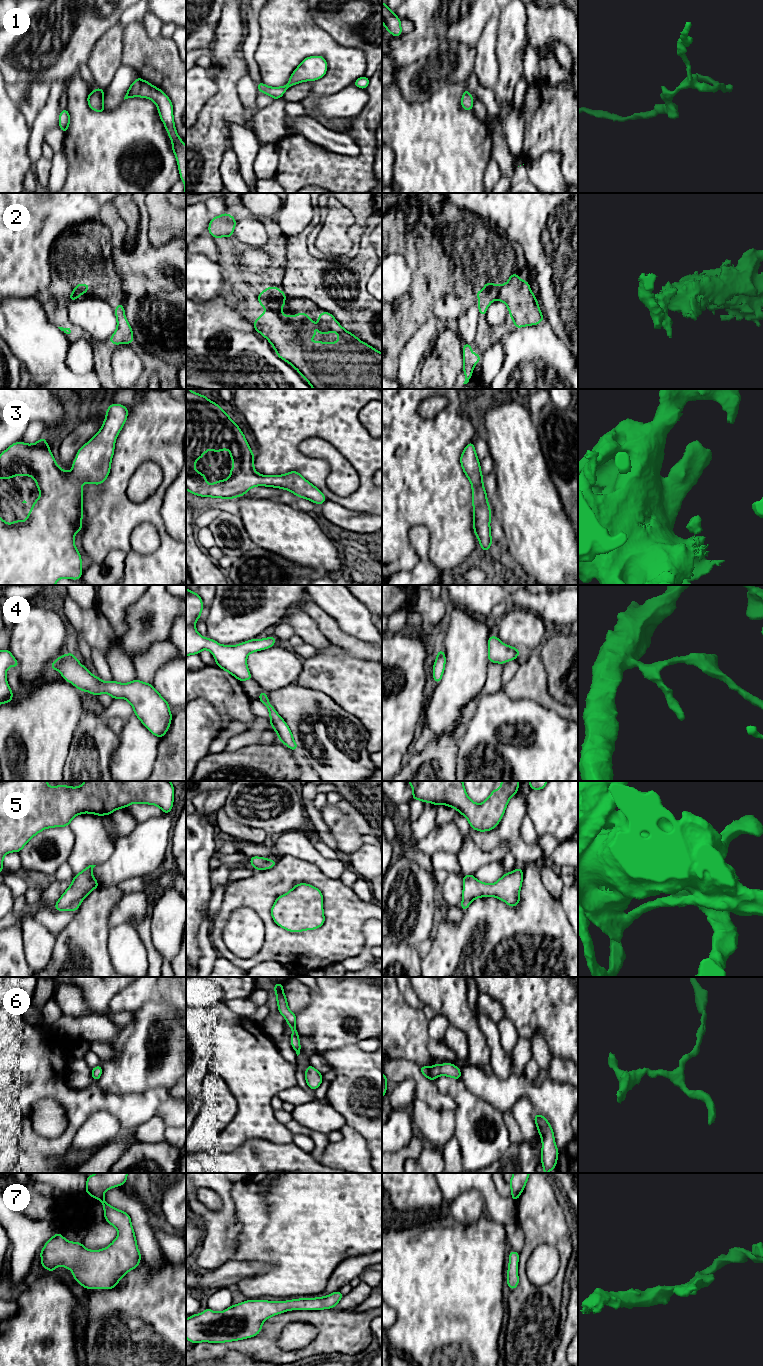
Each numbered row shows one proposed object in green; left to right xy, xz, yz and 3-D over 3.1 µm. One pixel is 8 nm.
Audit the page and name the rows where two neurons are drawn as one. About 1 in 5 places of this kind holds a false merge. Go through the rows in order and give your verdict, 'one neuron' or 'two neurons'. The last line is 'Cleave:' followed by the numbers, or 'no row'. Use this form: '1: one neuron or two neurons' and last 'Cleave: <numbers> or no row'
1: one neuron
2: one neuron
3: one neuron
4: one neuron
5: one neuron
6: one neuron
7: one neuron
Cleave: no row

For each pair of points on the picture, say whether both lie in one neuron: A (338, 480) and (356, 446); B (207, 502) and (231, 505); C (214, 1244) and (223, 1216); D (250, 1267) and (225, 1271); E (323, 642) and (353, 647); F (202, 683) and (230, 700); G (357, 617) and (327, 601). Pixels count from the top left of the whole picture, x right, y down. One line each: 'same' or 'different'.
A: different
B: same
C: same
D: same
E: different
F: same
G: same

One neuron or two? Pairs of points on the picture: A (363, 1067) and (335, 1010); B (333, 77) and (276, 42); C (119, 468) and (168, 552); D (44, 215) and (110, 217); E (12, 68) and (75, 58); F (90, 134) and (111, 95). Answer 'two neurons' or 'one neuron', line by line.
A: two neurons
B: one neuron
C: one neuron
D: two neurons
E: one neuron
F: two neurons

